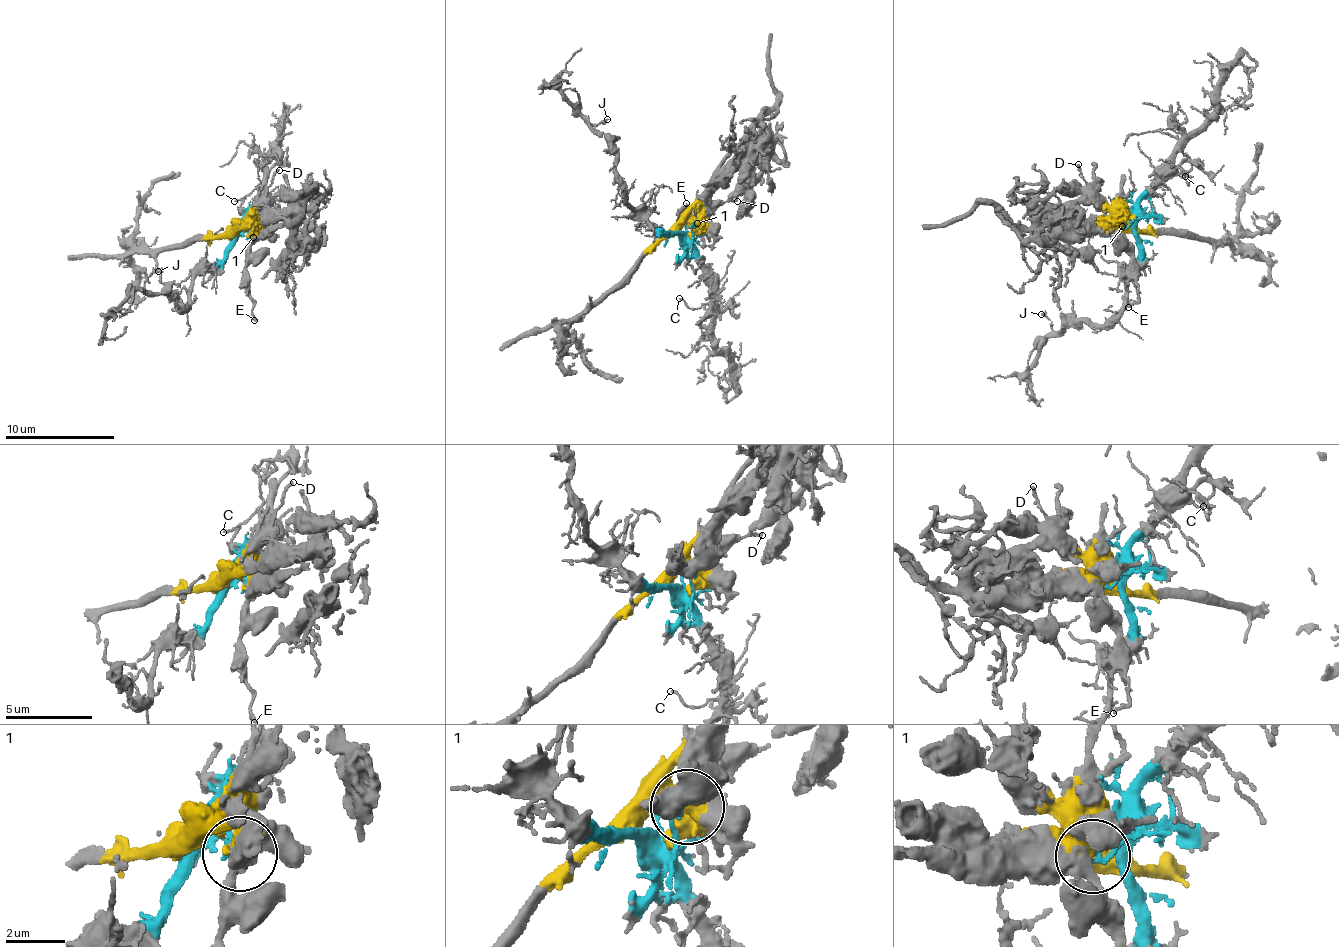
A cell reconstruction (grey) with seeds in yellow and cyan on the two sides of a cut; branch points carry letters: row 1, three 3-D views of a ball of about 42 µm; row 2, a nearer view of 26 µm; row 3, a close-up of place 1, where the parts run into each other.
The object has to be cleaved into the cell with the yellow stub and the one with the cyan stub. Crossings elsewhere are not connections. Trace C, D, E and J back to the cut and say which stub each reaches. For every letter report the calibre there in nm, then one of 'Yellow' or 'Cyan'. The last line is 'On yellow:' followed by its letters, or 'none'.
C: Thickness 110 nm. Cyan
D: Thickness 150 nm. Yellow
E: Thickness 180 nm. Yellow
J: Thickness 180 nm. Cyan
On yellow: D, E

